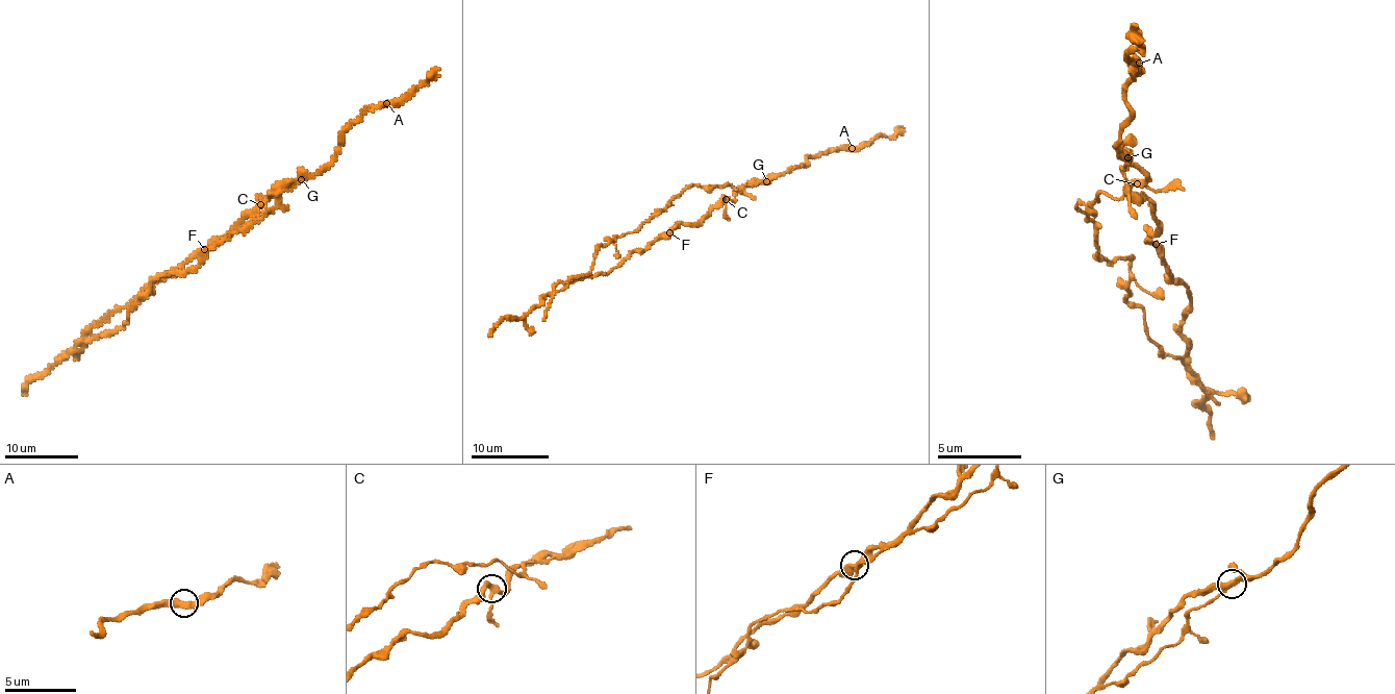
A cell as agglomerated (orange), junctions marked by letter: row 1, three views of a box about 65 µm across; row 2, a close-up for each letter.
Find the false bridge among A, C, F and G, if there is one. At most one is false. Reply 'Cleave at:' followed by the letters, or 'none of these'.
Cleave at: G

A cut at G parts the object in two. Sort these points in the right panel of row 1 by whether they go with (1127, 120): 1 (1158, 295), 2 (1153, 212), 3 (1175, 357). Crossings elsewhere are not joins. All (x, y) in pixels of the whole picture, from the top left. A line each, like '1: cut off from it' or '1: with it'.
1: cut off from it
2: with it
3: cut off from it

